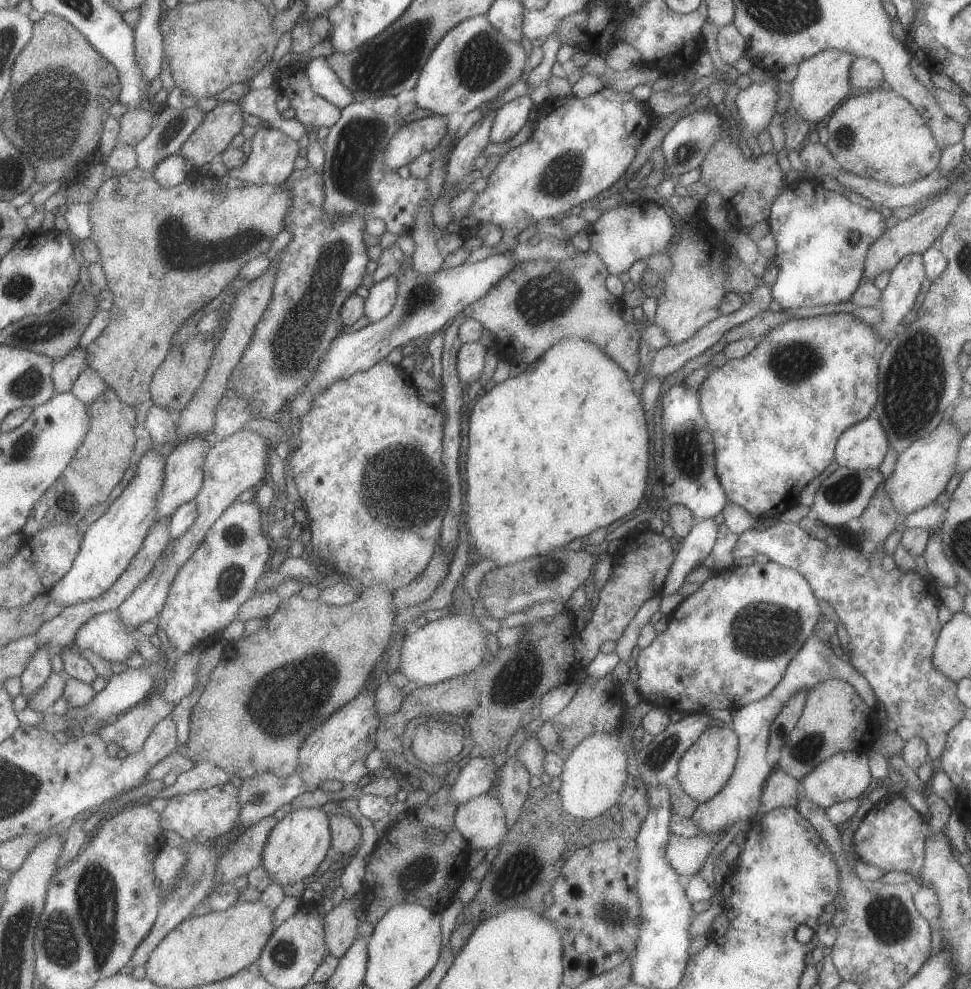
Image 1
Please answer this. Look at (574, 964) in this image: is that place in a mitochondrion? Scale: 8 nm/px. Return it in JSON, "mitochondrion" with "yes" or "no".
{"mitochondrion":"no"}

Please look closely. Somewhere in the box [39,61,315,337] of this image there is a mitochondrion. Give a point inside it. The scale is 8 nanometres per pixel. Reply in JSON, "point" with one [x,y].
{"point":[176,250]}

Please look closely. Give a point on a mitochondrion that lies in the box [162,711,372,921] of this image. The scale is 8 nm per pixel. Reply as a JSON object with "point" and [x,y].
{"point":[190,884]}

